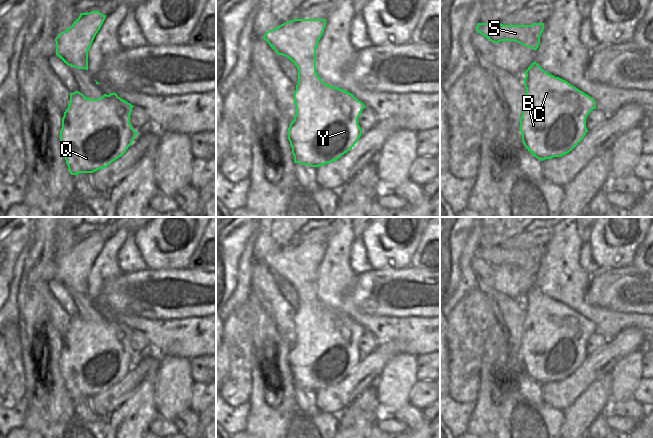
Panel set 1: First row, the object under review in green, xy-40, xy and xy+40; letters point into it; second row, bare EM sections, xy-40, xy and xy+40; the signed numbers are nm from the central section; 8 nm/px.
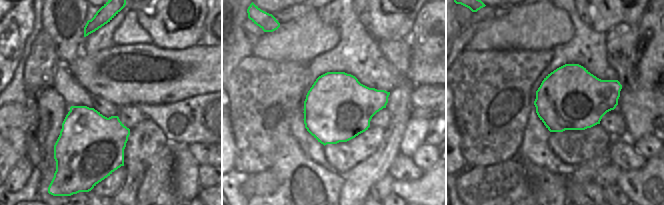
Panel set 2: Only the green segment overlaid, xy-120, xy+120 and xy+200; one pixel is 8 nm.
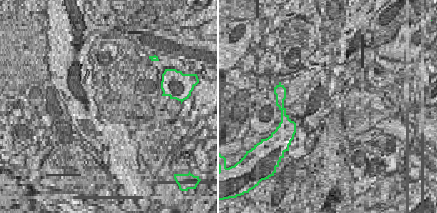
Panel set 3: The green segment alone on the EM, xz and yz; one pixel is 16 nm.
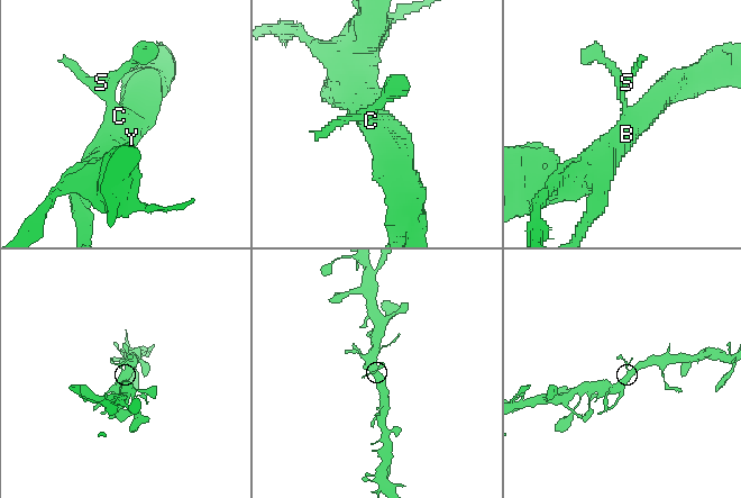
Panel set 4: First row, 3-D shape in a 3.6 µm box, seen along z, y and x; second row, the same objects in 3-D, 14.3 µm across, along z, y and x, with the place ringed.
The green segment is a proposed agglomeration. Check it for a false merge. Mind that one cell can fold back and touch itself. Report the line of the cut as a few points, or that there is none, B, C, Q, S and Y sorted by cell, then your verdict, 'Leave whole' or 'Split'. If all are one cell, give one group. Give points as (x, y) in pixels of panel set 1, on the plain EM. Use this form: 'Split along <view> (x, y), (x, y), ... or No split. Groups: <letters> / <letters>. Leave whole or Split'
No split. Groups: B C Q S Y. Leave whole.

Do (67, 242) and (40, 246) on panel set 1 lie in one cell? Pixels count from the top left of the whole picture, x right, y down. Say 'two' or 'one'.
two

